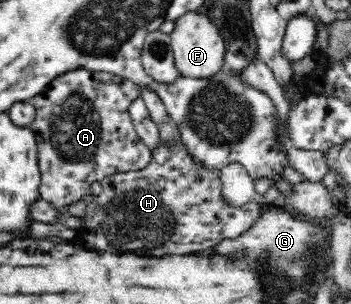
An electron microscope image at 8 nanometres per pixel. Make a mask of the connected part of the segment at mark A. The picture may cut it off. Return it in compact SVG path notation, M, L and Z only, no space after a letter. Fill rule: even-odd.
M78 69L57 76L43 92L27 100L35 107L35 120L30 129L37 139L41 199L50 202L59 213L67 215L69 205L89 193L93 182L101 182L112 174L141 170L151 162L152 152L137 134L129 114L130 104L139 96L141 88L127 78Z

